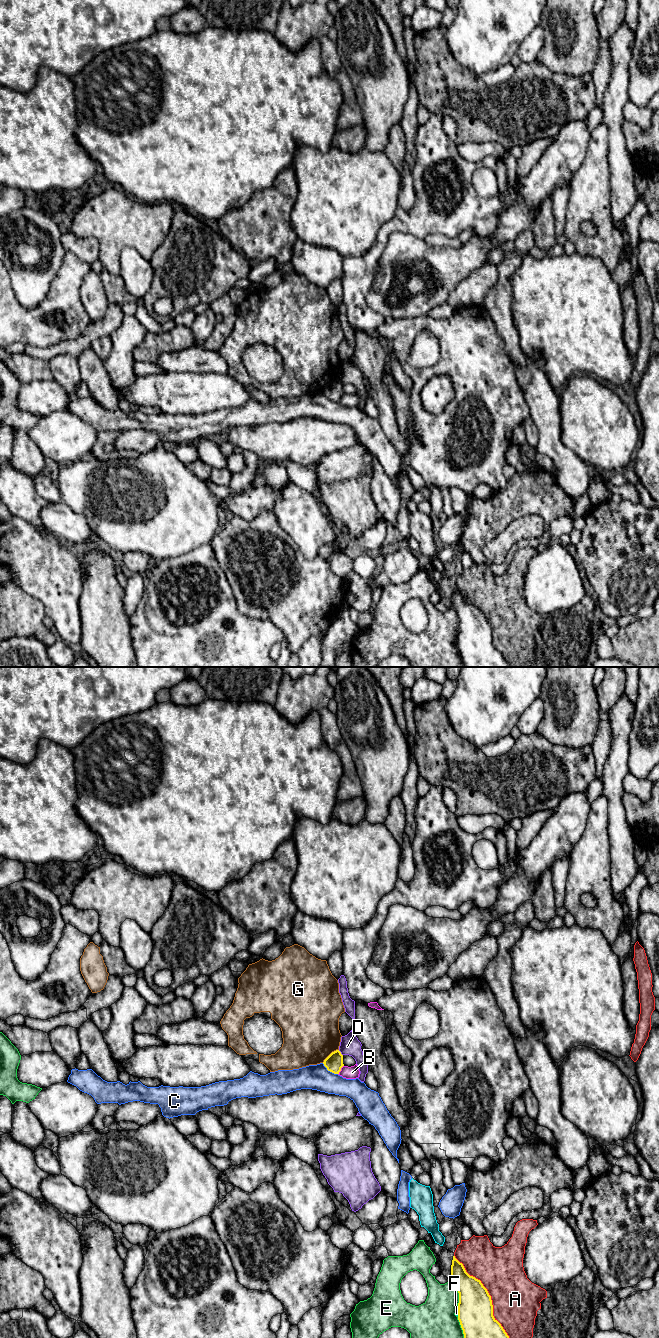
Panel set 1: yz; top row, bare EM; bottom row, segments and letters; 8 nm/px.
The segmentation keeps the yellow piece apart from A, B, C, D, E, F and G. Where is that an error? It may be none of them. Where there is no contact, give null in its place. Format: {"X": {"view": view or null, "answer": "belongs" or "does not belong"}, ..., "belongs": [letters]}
{"A": {"view": "yz", "answer": "does not belong"}, "B": {"view": "yz", "answer": "does not belong"}, "C": {"view": "yz", "answer": "does not belong"}, "D": {"view": "yz", "answer": "does not belong"}, "E": {"view": "yz", "answer": "does not belong"}, "F": {"view": "yz", "answer": "does not belong"}, "G": {"view": "yz", "answer": "does not belong"}, "belongs": []}

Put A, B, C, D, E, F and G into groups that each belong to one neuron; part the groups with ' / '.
A / B / C / D F / E / G

